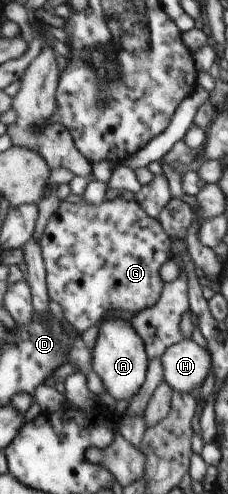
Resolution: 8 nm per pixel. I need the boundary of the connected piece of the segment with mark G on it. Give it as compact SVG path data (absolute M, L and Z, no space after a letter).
M118 195L98 205L60 202L45 224L39 246L48 297L60 305L64 319L78 335L99 323L108 311L137 313L154 306L163 289L159 267L171 257L171 242L159 220L148 217L134 199L125 200Z

